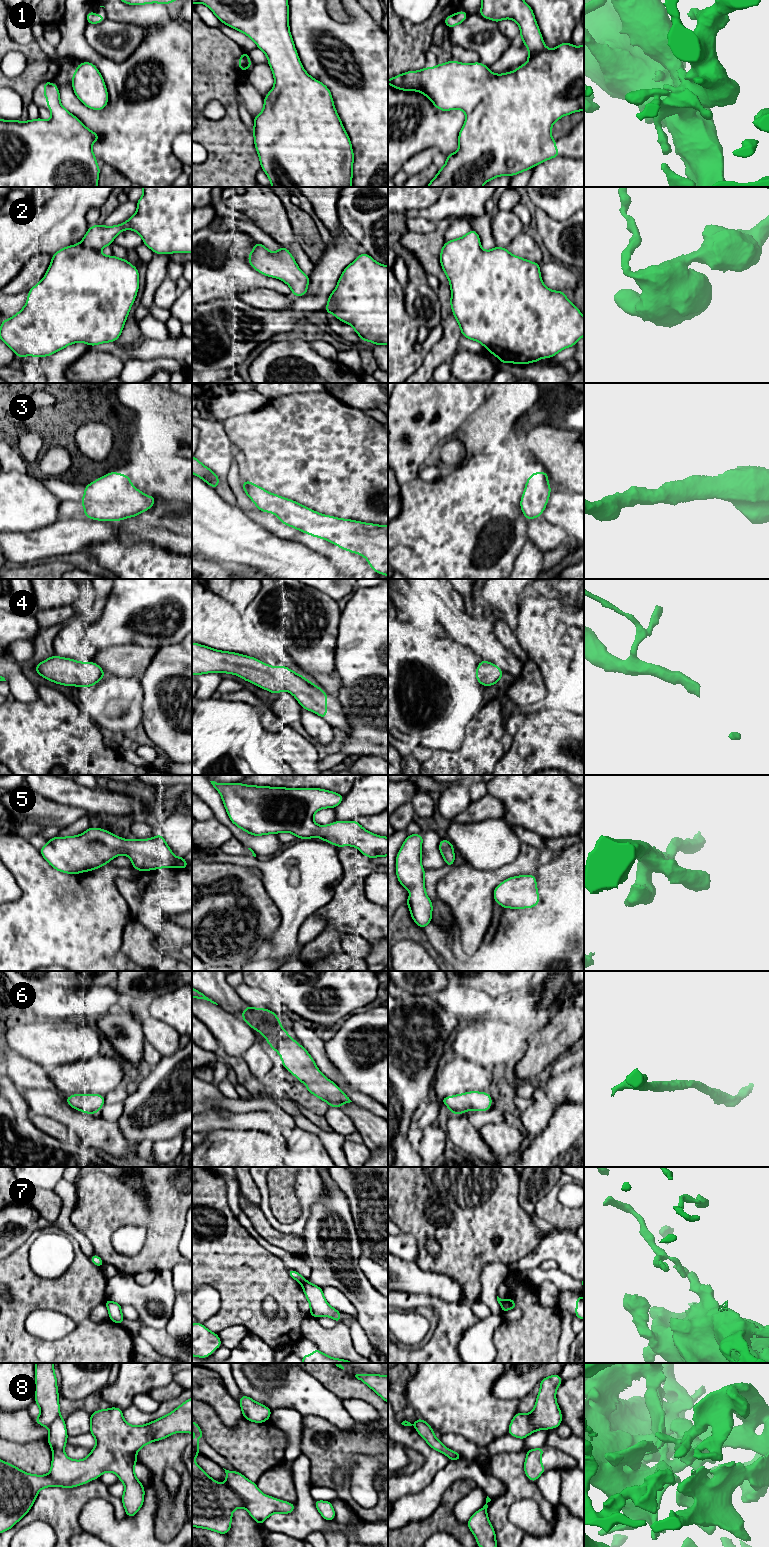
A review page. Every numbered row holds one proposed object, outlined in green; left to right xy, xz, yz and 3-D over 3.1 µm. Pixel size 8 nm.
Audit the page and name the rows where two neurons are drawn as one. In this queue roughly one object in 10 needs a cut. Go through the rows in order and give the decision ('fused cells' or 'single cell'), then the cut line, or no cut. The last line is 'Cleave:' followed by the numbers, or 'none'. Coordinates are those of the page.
1: single cell; no cut
2: single cell; no cut
3: single cell; no cut
4: single cell; no cut
5: single cell; no cut
6: single cell; no cut
7: fused cells; cut in xz along (305, 1280), (302, 1284)
8: single cell; no cut
Cleave: 7

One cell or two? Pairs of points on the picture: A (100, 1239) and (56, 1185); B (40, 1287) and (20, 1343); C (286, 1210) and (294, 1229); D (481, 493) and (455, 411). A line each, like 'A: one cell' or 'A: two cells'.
A: two cells
B: one cell
C: two cells
D: two cells

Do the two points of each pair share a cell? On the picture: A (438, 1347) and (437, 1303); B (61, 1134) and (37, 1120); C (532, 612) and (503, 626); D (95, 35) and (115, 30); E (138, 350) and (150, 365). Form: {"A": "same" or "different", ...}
{"A": "same", "B": "same", "C": "different", "D": "same", "E": "different"}

